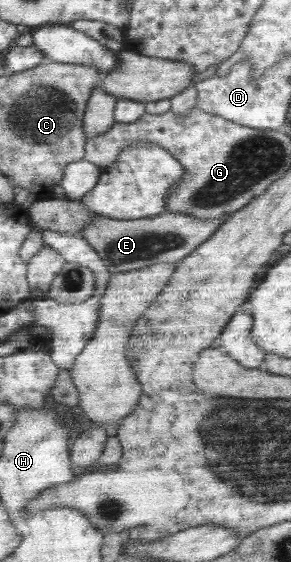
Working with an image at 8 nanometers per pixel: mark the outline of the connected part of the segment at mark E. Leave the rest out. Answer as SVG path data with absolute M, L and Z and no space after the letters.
M175 212L162 213L157 217L135 218L129 220L97 216L85 226L78 236L87 240L103 261L110 276L153 266L157 262L177 264L191 254L200 244L217 232L217 228L229 219L232 214L223 218L197 219L187 214Z

